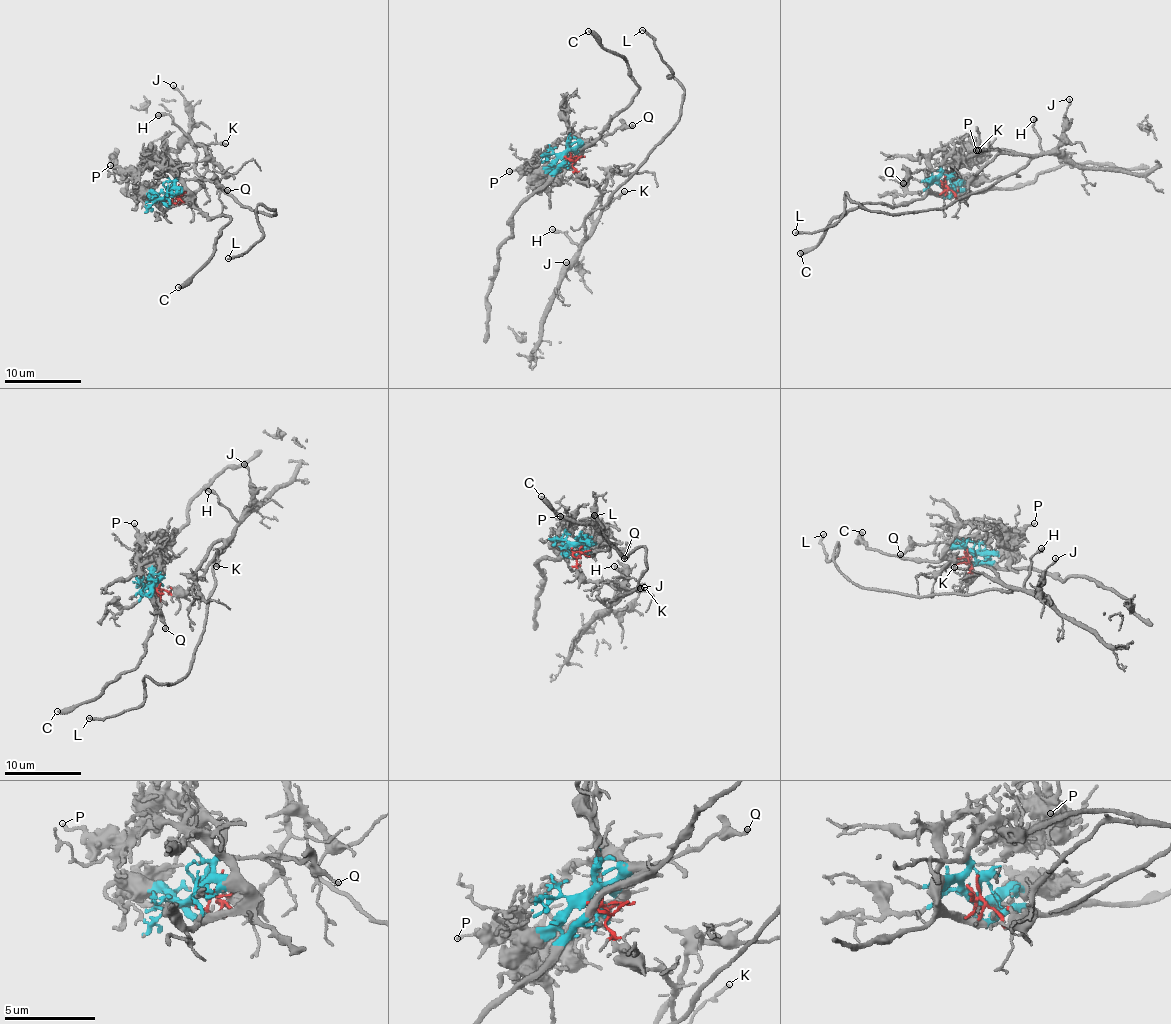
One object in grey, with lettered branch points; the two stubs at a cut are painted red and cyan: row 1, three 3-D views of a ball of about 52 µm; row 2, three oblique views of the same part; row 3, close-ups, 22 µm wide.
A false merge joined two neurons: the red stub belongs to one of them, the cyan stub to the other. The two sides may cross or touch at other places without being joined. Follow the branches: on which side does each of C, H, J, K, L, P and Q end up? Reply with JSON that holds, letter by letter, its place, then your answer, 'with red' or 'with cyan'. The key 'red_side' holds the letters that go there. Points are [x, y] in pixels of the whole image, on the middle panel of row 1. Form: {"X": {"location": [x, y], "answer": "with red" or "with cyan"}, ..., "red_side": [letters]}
{"C": {"location": [588, 31], "answer": "with cyan"}, "H": {"location": [552, 229], "answer": "with red"}, "J": {"location": [566, 262], "answer": "with red"}, "K": {"location": [624, 191], "answer": "with red"}, "L": {"location": [642, 30], "answer": "with red"}, "P": {"location": [509, 171], "answer": "with cyan"}, "Q": {"location": [632, 125], "answer": "with cyan"}, "red_side": ["H", "J", "K", "L"]}

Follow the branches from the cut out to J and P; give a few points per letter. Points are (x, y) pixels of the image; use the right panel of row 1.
J: (944, 190), (946, 187), (967, 194), (969, 181), (996, 157), (1007, 153), (1047, 154), (1059, 142), (1069, 98)
P: (944, 188), (959, 181), (957, 168), (976, 149)

